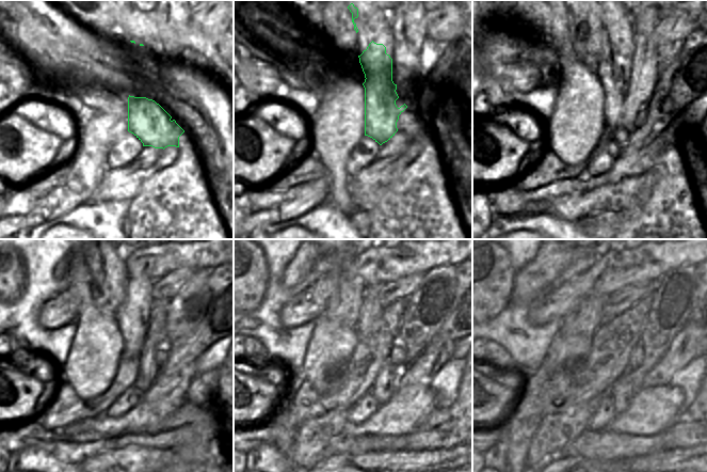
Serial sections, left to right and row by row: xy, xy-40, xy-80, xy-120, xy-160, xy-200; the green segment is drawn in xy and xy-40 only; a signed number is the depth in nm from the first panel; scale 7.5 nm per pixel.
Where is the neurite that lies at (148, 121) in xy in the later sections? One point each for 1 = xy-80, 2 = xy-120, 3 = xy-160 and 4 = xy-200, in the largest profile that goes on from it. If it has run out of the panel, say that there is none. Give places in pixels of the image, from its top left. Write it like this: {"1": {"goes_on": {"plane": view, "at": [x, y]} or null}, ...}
{"1": {"goes_on": {"plane": "xy-80", "at": [612, 66]}}, "2": {"goes_on": {"plane": "xy-120", "at": [133, 303]}}, "3": {"goes_on": {"plane": "xy-160", "at": [354, 295]}}, "4": {"goes_on": {"plane": "xy-200", "at": [596, 302]}}}

